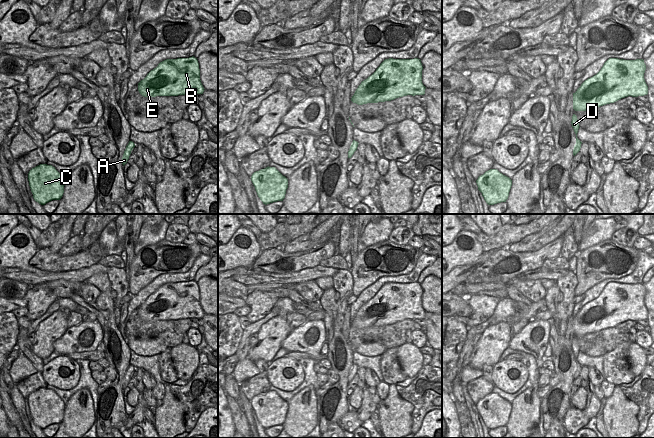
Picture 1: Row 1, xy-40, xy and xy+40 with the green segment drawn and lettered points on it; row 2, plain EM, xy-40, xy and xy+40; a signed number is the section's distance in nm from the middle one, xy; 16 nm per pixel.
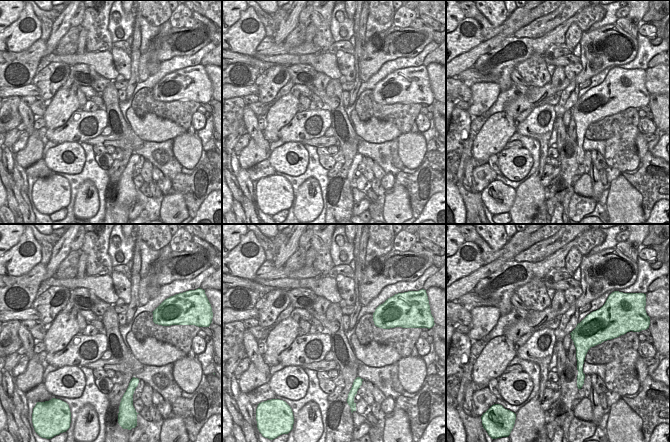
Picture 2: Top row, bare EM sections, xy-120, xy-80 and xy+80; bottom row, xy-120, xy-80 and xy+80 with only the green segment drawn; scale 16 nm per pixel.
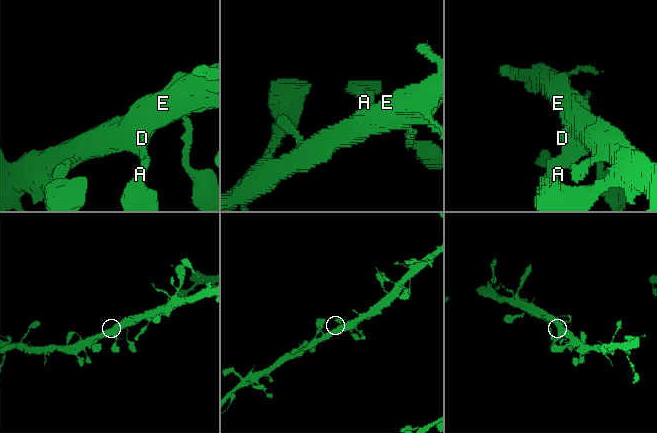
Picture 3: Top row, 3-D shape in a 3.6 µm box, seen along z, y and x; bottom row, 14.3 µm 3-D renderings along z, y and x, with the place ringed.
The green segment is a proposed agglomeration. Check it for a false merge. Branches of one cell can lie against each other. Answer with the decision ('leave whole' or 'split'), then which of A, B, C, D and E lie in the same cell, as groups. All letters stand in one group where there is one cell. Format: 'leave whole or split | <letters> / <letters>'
leave whole | A B C D E

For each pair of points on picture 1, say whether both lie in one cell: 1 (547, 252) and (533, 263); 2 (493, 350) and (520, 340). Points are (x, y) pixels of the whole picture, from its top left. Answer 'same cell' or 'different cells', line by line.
1: same cell
2: different cells

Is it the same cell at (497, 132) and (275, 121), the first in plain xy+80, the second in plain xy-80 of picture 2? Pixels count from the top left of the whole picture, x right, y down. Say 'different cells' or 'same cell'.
same cell

